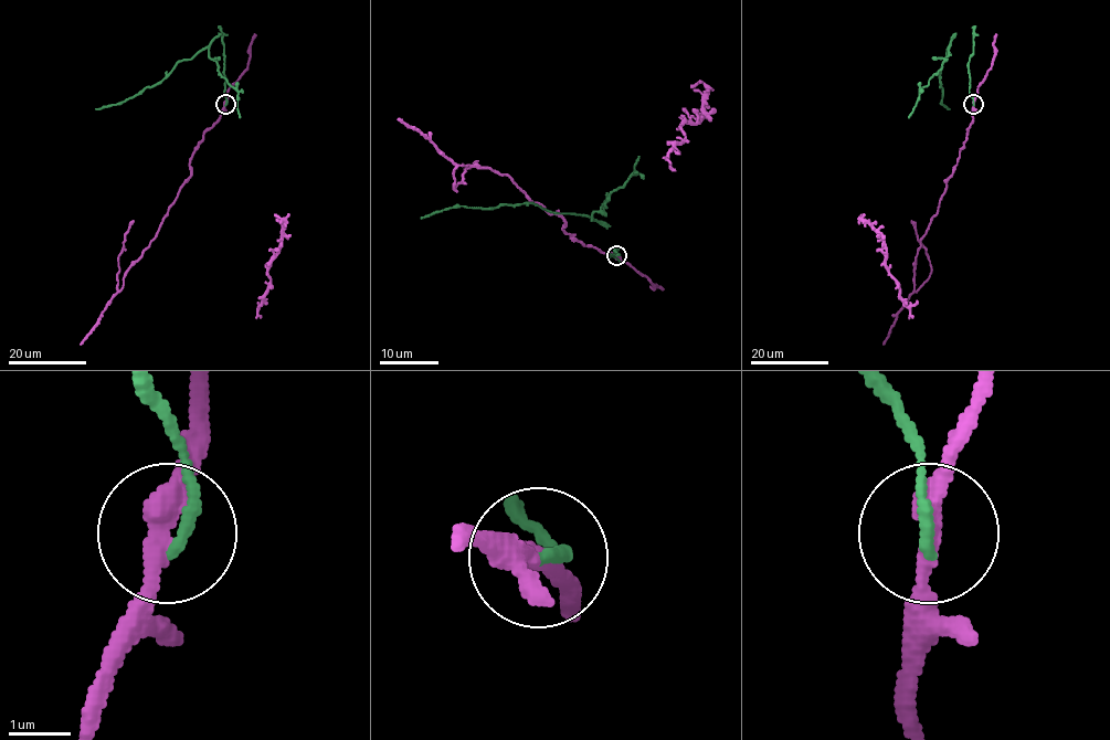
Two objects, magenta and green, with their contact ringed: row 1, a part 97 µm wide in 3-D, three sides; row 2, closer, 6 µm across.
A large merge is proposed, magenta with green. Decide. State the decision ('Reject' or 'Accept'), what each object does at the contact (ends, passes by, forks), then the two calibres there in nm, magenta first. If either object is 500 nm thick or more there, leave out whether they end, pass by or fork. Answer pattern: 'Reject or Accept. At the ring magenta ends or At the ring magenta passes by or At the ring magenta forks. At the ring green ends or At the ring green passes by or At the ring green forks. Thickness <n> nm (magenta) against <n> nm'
Reject. At the ring magenta passes by. At the ring green ends. Thickness 320 nm (magenta) against 200 nm

